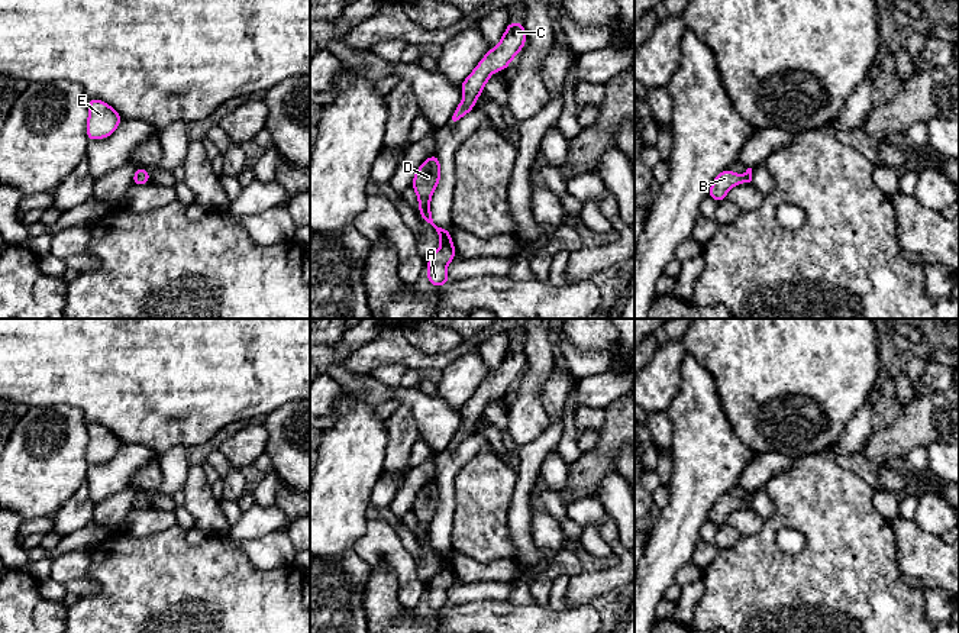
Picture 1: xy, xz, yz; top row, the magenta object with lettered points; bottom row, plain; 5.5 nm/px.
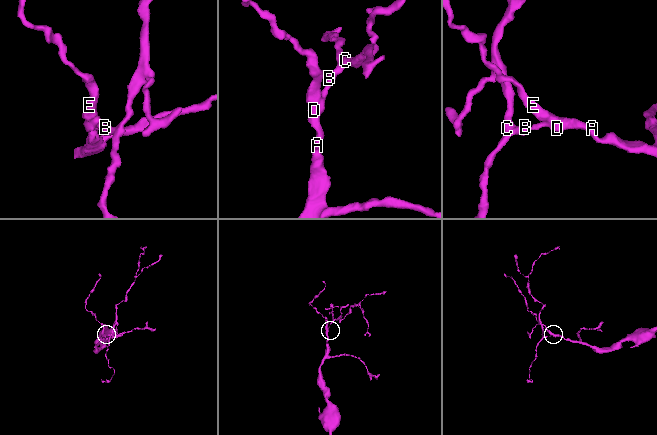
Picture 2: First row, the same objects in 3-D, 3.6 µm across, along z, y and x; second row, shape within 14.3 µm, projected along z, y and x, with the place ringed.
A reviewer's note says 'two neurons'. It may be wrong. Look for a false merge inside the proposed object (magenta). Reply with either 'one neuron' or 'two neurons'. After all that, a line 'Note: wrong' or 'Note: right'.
one neuron
Note: wrong

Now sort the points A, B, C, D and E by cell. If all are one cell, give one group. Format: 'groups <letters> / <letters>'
groups A B C D E

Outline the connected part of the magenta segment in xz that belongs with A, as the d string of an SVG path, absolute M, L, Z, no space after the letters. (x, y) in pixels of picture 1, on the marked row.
M432 155L419 167L411 184L419 198L420 216L440 236L440 248L427 258L429 264L426 268L429 282L436 287L442 287L449 281L446 268L456 253L449 230L439 227L430 214L430 197L437 187L439 180L440 164L437 156Z

